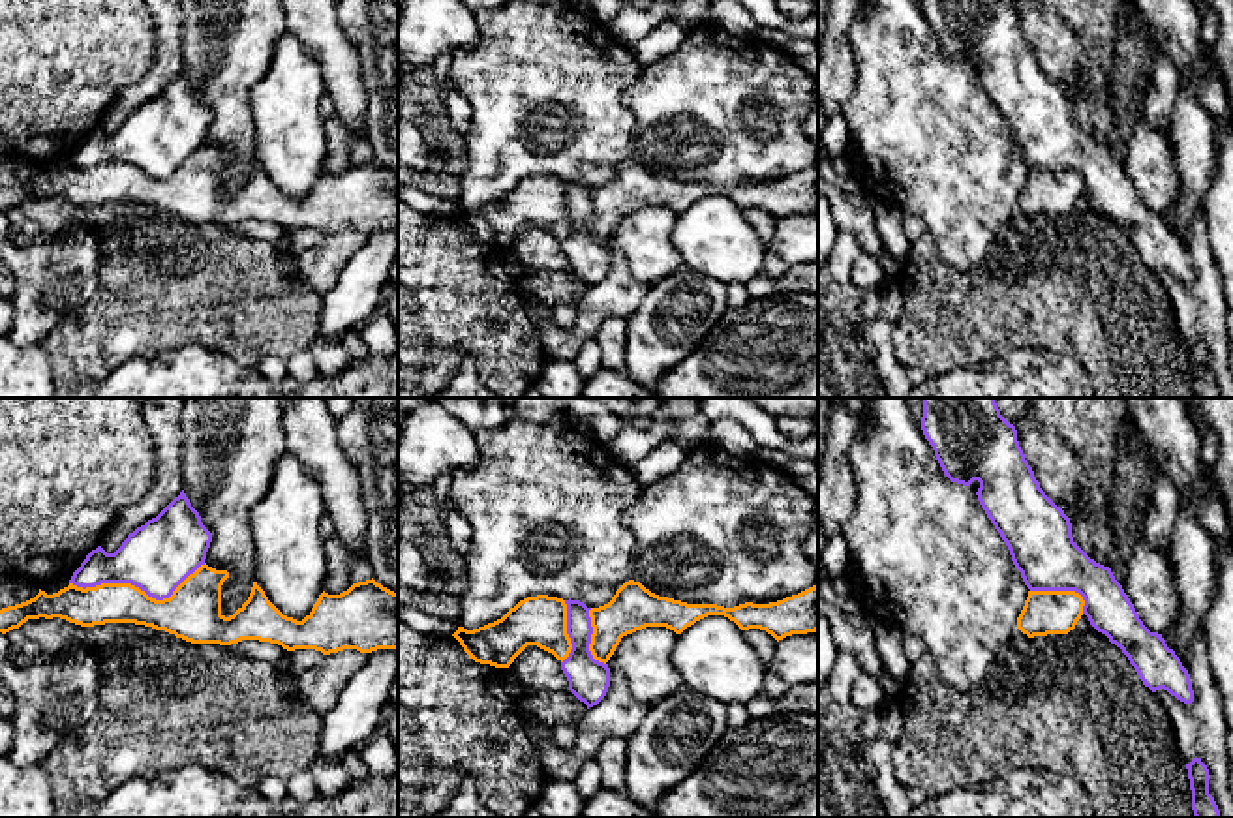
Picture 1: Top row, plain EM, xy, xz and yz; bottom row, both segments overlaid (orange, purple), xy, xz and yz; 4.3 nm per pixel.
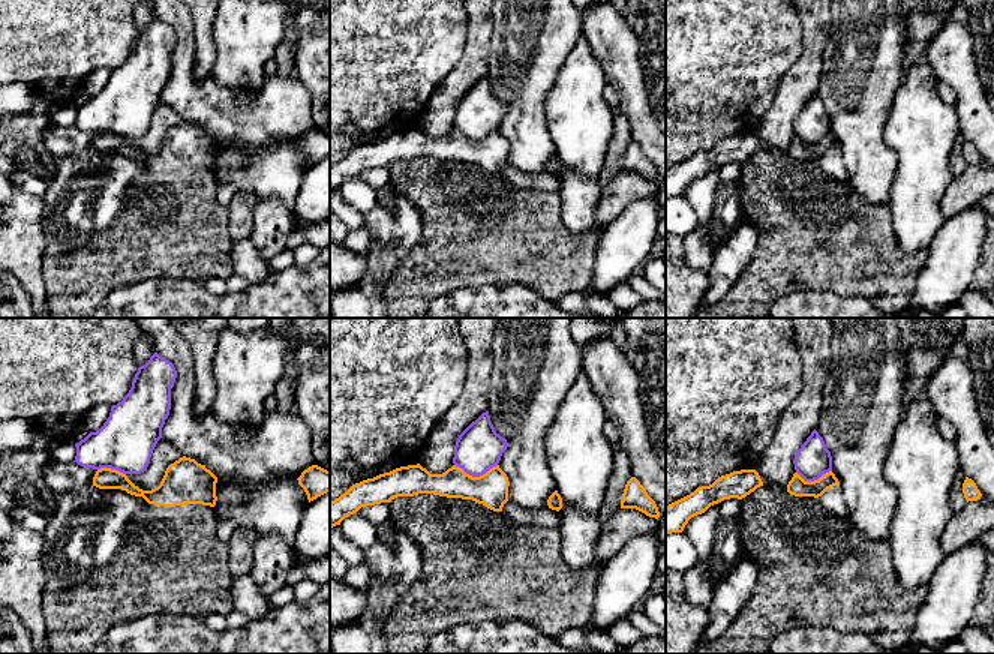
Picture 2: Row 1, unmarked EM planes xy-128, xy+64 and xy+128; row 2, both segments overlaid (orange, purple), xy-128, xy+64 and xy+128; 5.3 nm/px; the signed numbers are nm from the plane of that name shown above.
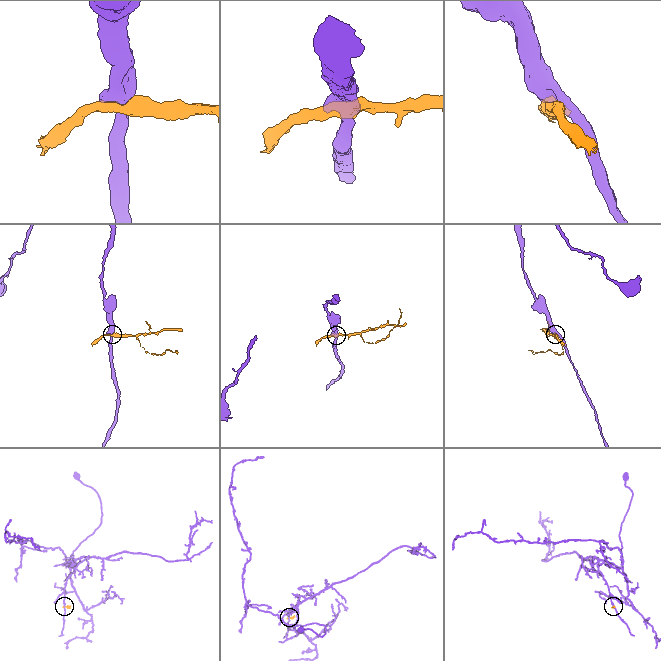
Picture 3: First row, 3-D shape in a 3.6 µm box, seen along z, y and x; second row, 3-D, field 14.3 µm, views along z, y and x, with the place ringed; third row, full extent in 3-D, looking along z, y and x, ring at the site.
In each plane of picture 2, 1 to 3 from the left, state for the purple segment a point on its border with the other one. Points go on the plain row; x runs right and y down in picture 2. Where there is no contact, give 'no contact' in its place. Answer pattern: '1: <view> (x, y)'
1: xy-128 (110, 132)
2: xy+64 (476, 141)
3: xy+128 (814, 144)

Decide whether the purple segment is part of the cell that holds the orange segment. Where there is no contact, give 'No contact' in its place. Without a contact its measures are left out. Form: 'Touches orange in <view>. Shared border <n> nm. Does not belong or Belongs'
Touches orange in xy. Shared border 600 nm. Does not belong

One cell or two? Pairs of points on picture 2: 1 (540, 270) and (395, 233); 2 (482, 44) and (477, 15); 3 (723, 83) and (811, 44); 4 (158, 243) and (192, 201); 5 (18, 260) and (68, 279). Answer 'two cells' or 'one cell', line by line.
1: two cells
2: one cell
3: two cells
4: one cell
5: two cells

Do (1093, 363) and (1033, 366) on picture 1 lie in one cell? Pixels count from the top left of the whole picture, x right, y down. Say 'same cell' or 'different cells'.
different cells

